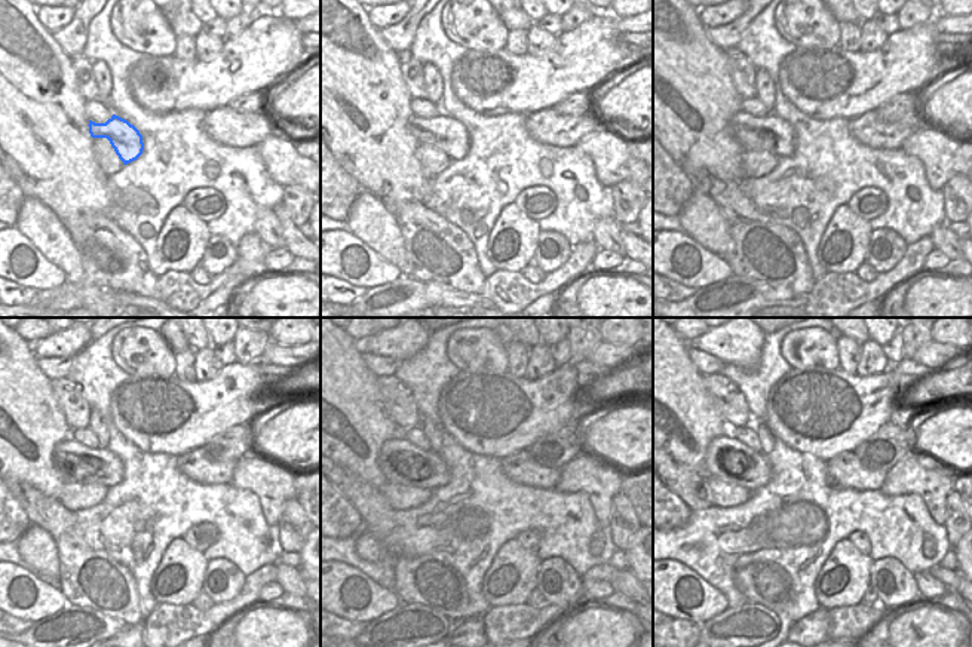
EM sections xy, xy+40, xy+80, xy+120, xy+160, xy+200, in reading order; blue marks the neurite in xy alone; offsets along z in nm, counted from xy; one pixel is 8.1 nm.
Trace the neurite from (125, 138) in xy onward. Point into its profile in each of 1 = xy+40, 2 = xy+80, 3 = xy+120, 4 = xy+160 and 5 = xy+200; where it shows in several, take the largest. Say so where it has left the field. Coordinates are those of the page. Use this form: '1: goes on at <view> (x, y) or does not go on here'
1: goes on at xy+40 (445, 132)
2: goes on at xy+80 (772, 134)
3: goes on at xy+120 (103, 466)
4: goes on at xy+160 (428, 469)
5: goes on at xy+200 (757, 472)

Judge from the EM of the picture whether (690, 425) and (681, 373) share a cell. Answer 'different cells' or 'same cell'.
same cell

